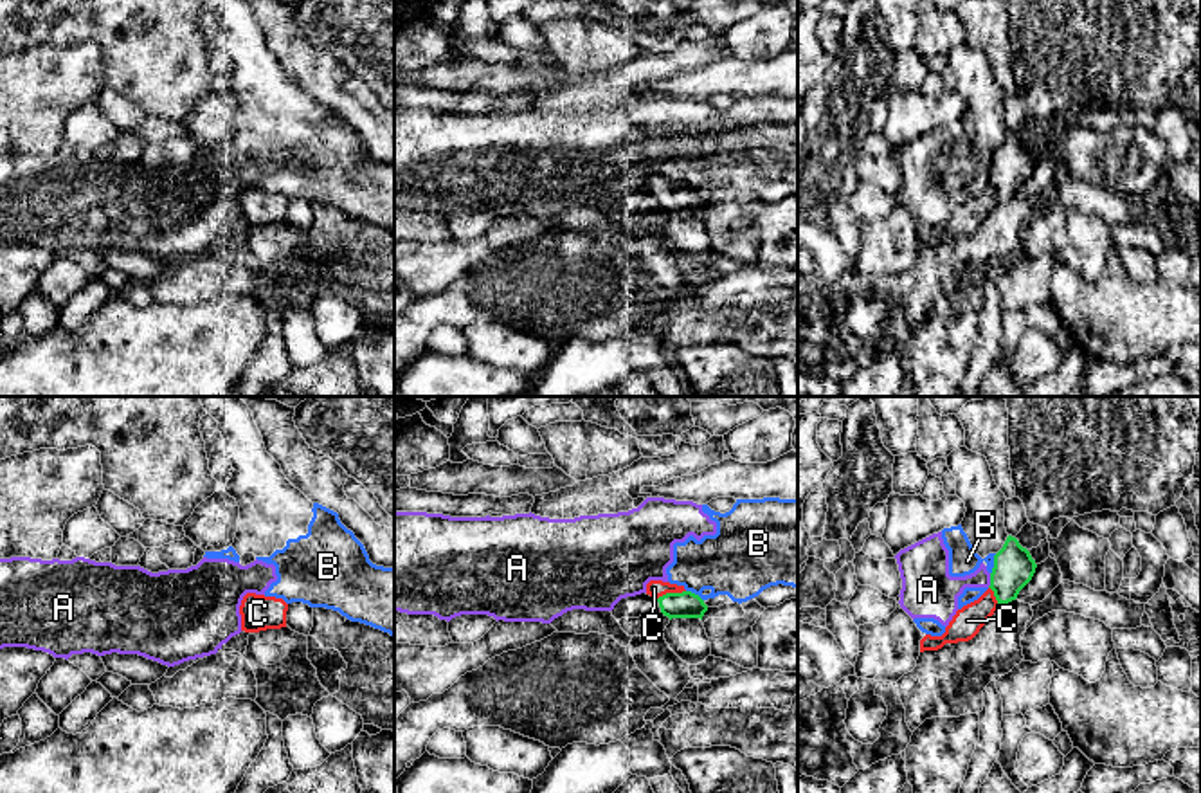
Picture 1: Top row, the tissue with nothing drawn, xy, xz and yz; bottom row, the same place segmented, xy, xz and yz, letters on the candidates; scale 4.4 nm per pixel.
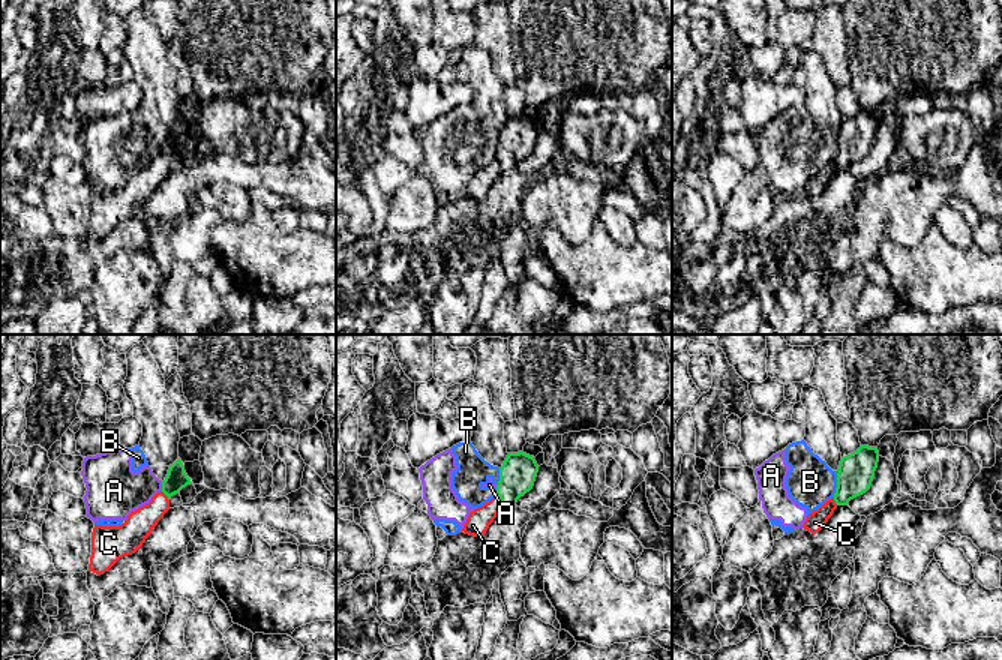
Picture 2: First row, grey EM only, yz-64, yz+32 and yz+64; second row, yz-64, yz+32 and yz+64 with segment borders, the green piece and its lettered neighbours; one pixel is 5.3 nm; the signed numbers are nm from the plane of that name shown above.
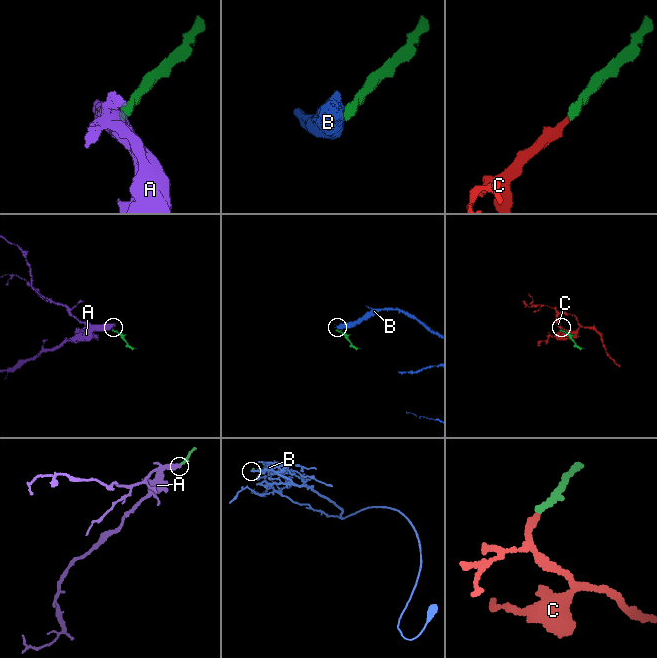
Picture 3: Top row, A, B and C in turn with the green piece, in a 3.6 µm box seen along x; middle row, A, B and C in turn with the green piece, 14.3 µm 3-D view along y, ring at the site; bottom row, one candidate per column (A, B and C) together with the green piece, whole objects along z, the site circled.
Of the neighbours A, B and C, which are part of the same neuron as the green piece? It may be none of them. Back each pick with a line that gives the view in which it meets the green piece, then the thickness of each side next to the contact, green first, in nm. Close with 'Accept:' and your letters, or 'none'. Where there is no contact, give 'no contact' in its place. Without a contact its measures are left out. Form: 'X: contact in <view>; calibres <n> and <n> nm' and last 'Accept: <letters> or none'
C: contact in xz; calibres 120 and 80 nm
Accept: C

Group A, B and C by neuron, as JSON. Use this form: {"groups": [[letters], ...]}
{"groups": [["A", "B"], ["C"]]}

